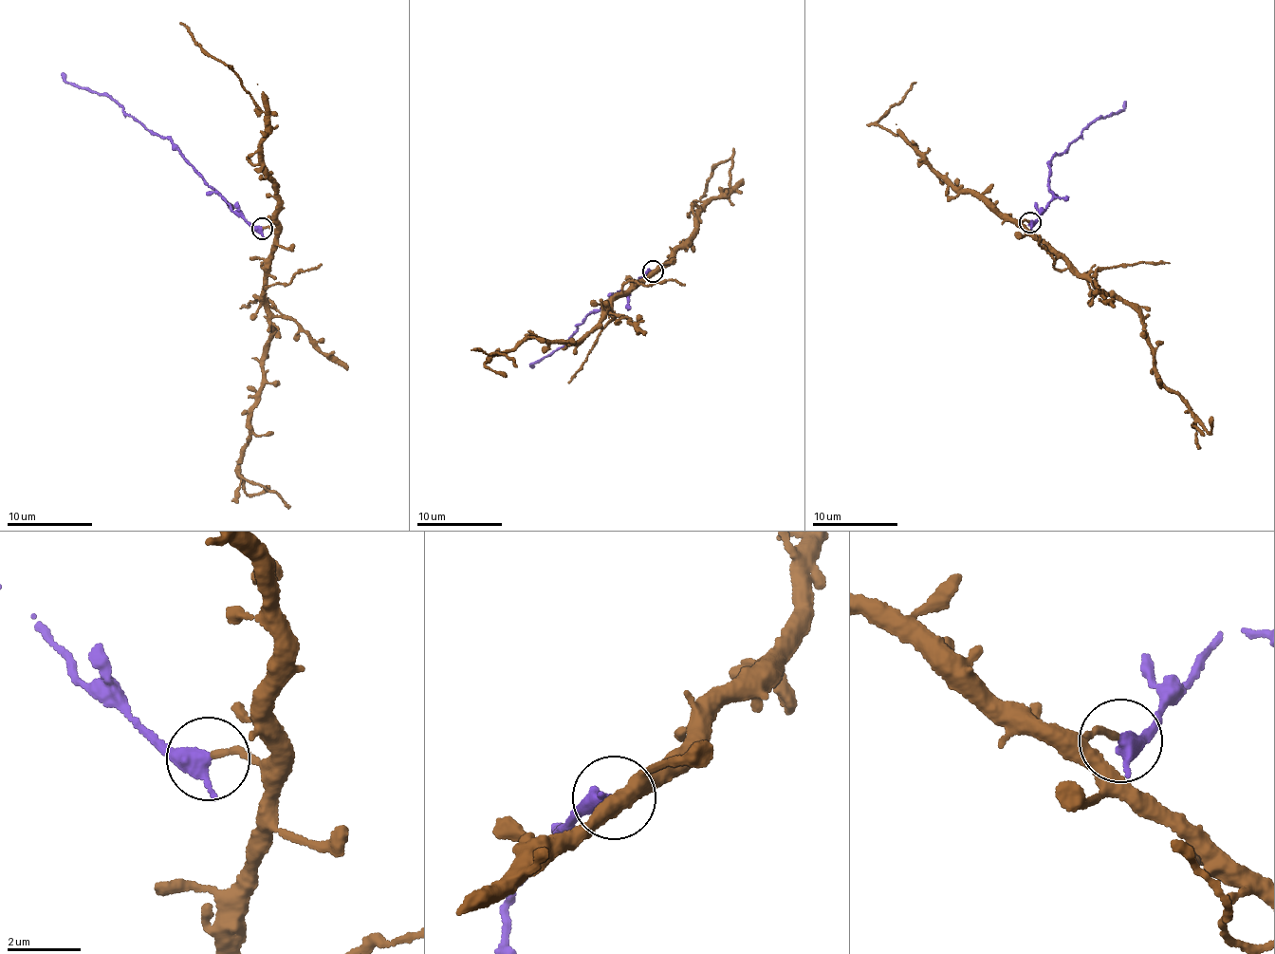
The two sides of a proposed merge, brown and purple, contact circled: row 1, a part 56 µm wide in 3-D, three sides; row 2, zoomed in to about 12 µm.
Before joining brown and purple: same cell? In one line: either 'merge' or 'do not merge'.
do not merge

